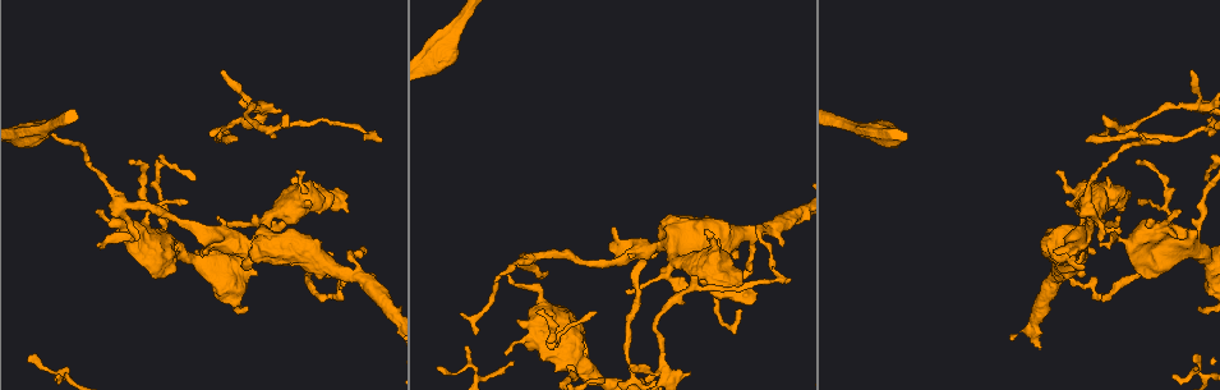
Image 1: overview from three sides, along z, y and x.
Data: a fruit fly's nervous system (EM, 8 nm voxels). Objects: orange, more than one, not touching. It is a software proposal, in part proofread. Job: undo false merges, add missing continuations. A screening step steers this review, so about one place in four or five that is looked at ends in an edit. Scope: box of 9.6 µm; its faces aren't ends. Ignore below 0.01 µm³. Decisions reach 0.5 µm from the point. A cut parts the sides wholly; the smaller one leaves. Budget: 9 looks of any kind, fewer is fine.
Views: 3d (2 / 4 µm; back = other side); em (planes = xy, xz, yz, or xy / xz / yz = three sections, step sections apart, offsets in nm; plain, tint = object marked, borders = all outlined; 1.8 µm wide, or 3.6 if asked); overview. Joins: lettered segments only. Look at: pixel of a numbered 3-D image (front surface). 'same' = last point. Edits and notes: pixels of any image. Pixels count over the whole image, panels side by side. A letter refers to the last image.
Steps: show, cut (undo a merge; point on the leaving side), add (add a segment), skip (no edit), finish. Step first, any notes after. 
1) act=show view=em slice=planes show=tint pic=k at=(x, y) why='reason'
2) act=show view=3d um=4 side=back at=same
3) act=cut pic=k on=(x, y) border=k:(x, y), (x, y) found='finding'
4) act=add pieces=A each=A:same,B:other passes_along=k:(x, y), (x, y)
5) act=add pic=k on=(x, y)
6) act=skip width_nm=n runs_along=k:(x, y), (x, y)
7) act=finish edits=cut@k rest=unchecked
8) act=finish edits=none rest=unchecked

act=show view=3d um=2 pic=1 at=(771, 265) why='tapers out'

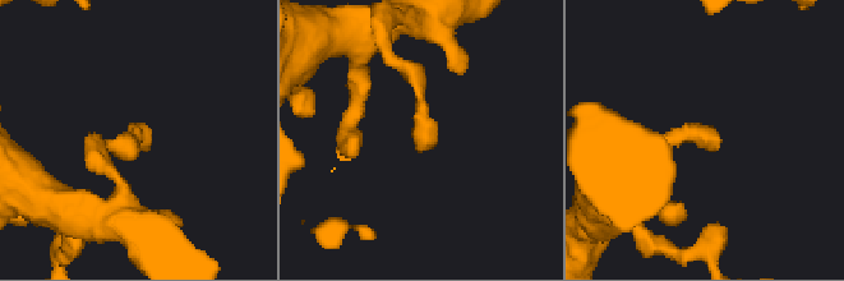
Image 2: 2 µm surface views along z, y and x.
act=show view=em um=3.6 slice=planes show=tint pic=2 at=(428, 145) why='need the tissue'

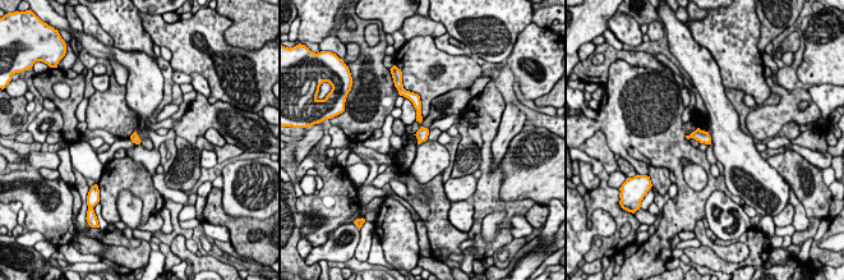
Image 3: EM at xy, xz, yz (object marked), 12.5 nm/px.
act=show view=em um=3.6 slice=planes show=borders at=same

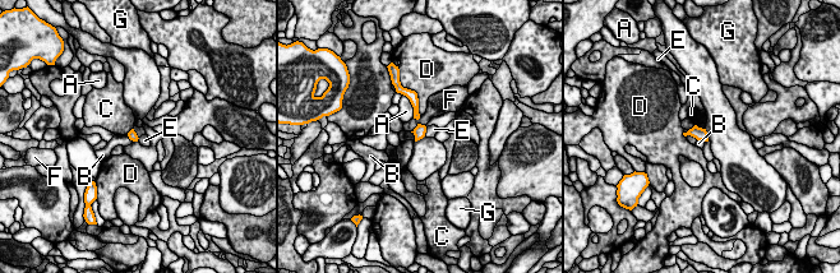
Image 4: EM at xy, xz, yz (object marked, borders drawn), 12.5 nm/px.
act=skip each=A:other,B:other,C:other,D:other,E:other,F:other,G:other border=4:(427, 128), (424, 135) found='no lettered segment goes on from it'

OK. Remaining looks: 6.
act=show view=3d um=2 pic=1 at=(100, 242) why='tapers out'

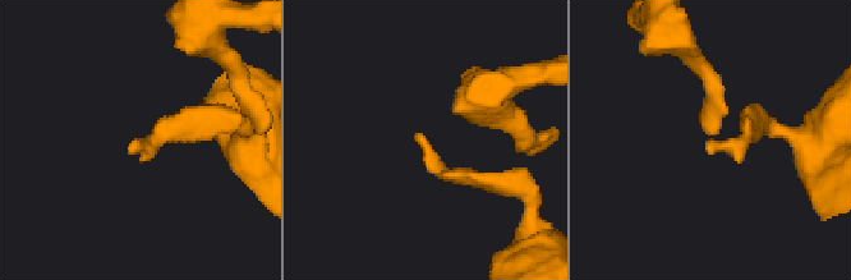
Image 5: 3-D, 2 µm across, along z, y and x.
act=show view=em slice=xz step=16 show=borders pic=5 at=(133, 145)

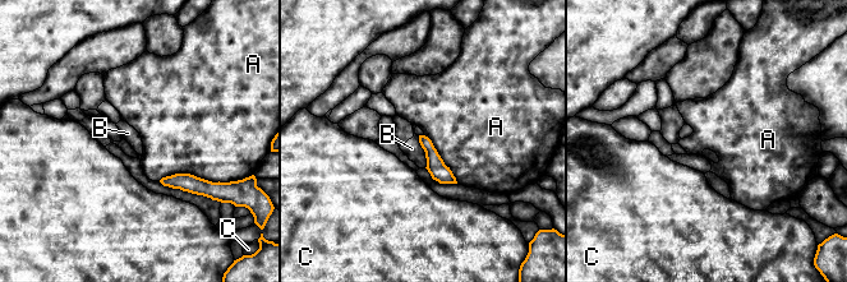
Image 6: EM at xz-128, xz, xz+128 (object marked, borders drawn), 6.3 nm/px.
act=show view=em slice=planes show=borders at=same why='another direction'

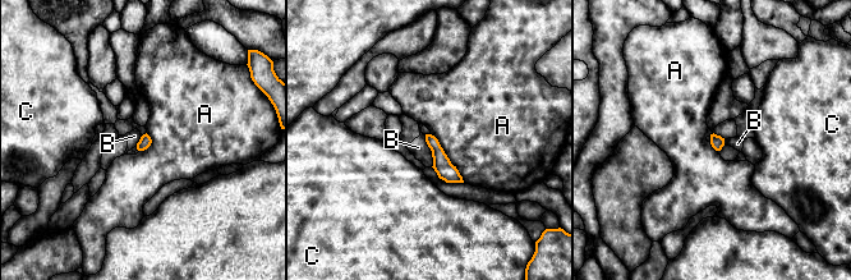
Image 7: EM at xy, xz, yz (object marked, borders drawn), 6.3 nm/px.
act=skip each=A:other,B:other,C:other border=7:(424, 134), (432, 166) found='no lettered segment goes on from it'

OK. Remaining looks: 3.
act=show view=3d um=2 side=back pic=1 at=(1139, 165) why='tapers out'

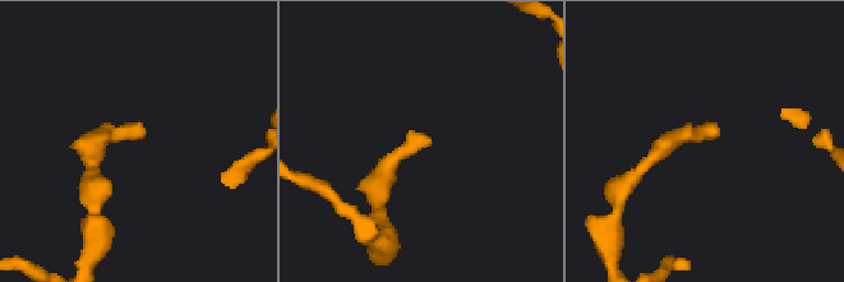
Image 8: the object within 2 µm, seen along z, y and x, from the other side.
act=show view=em slice=planes show=borders pic=8 at=(424, 139) why='shape alone is not enough'

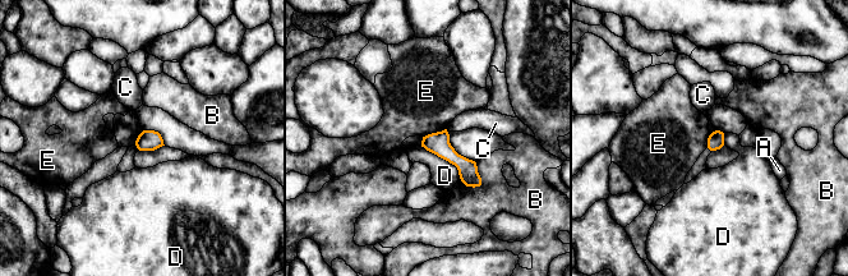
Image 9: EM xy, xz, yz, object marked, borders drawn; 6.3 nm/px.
act=skip each=A:other,B:other,C:other,D:other,E:other runs_along=9:(425, 139), (438, 143), (478, 182) found='no lettered segment goes on from it'

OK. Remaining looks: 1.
act=show view=em um=3.6 slice=xy step=8 show=borders pic=1 at=(1193, 73) why='branch stops here'

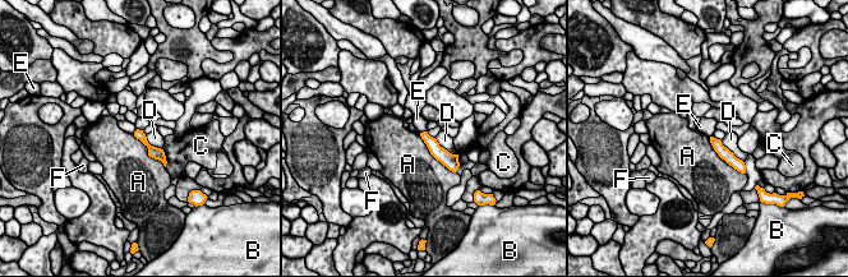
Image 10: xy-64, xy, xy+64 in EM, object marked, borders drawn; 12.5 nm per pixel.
act=skip each=A:other,B:other,C:other,D:other,E:other,F:other runs_along=10:(138, 133), (161, 157) found='no lettered segment goes on from it'

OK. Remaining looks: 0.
act=finish edits=none rest=unchecked

